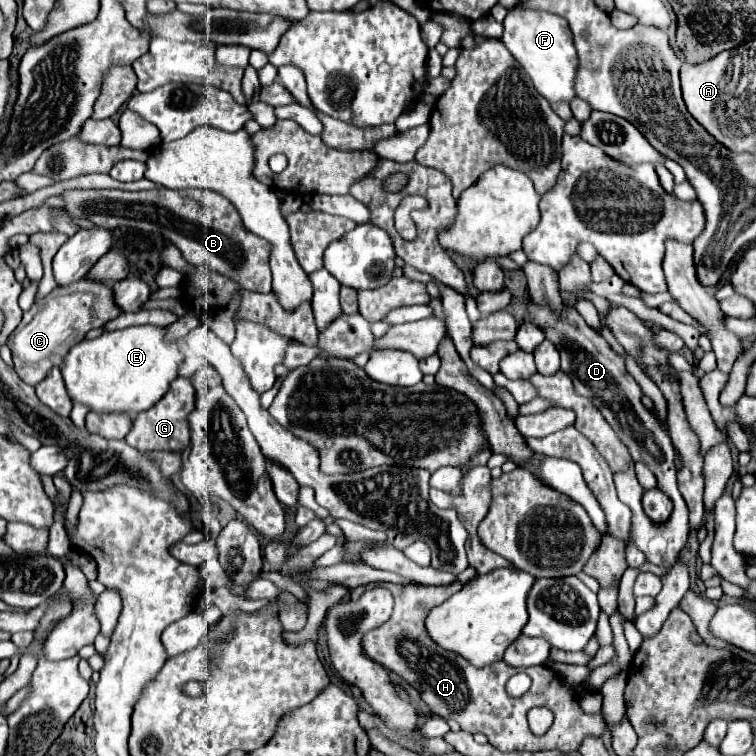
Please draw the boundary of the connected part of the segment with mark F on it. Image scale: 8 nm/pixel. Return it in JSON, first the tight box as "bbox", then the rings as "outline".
{"bbox":[500,6,578,104],"outline":[[[516,6],[504,18],[504,34],[500,40],[526,70],[538,94],[550,104],[572,102],[576,98],[574,80],[578,72],[578,54],[572,44],[572,32],[564,18],[550,12],[532,12]]]}

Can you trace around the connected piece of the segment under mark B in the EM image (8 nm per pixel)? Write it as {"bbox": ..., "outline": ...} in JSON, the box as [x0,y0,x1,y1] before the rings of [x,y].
{"bbox":[60,190,272,292],"outline":[[[66,190],[60,194],[64,210],[74,218],[90,220],[94,226],[118,228],[130,226],[144,232],[160,232],[172,244],[176,244],[190,264],[204,264],[206,268],[230,276],[238,286],[256,292],[272,290],[272,272],[268,266],[270,246],[266,240],[244,230],[244,224],[236,208],[224,198],[212,192],[210,206],[202,204],[202,190],[148,190],[148,192],[126,192],[126,190]]]}

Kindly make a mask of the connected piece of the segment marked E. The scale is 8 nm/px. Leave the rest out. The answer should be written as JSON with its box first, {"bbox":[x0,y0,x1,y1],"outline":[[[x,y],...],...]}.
{"bbox":[62,326,184,412],"outline":[[[130,326],[124,330],[104,332],[94,340],[82,340],[64,358],[62,376],[72,400],[90,406],[94,412],[144,412],[152,408],[170,388],[170,382],[178,378],[178,370],[184,362],[180,342],[166,340],[168,328],[162,326]]]}

